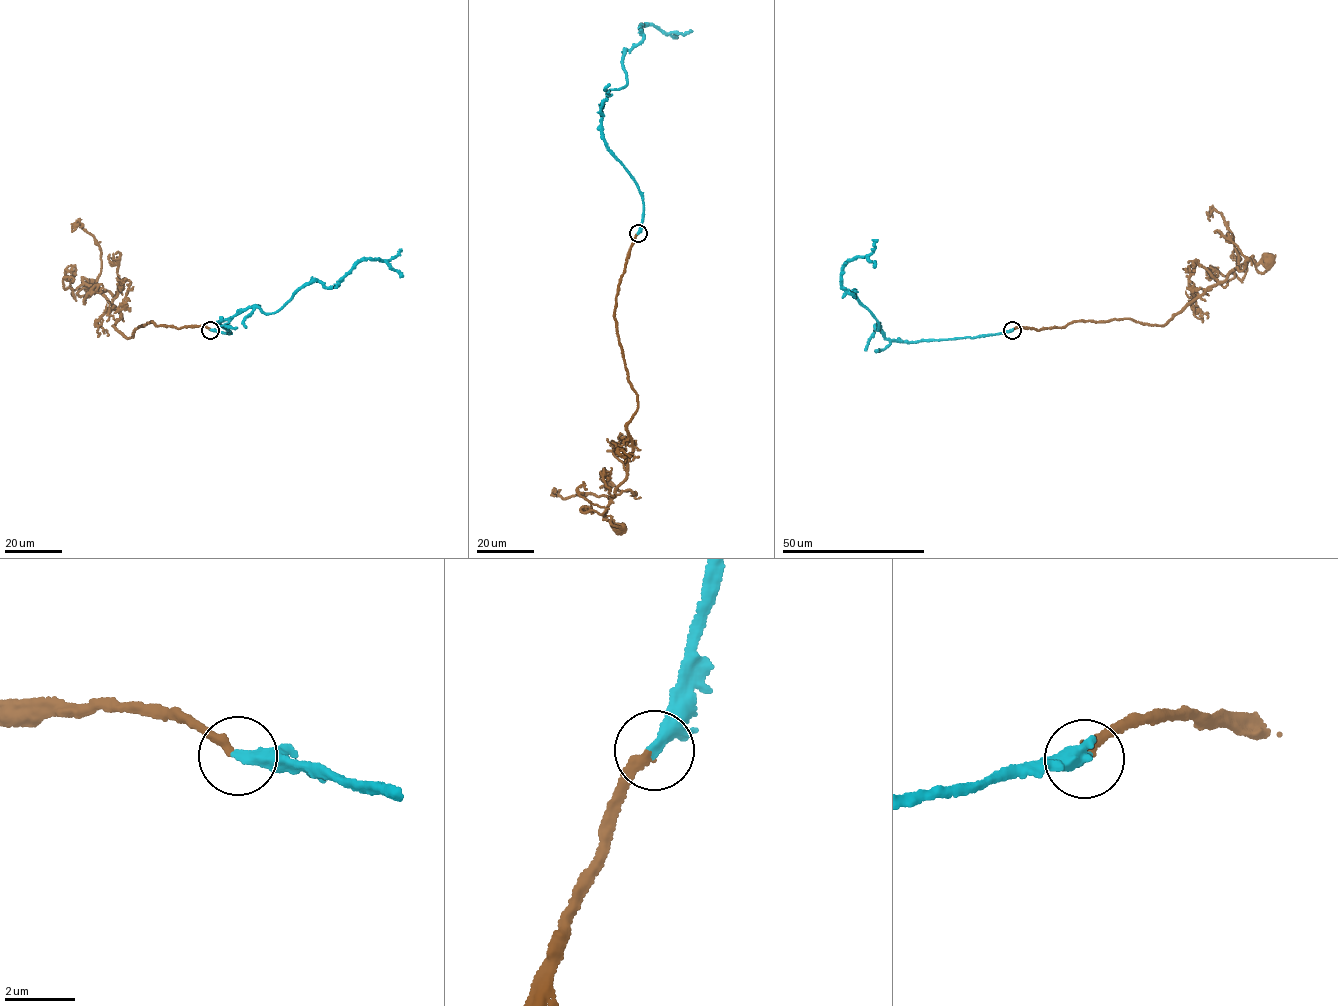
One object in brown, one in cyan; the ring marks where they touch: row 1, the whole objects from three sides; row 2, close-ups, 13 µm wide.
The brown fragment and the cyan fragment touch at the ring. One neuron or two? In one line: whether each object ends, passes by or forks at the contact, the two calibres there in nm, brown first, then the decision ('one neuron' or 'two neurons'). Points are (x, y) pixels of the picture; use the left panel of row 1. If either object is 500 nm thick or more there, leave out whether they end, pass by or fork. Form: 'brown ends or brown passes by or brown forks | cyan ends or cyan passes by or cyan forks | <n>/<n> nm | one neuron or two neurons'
brown ends | cyan ends | 260/400 nm | one neuron

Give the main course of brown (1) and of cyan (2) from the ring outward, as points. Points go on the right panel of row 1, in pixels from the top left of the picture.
1: (1012, 331), (1111, 319), (1164, 326), (1249, 259), (1253, 257), (1258, 264), (1268, 261)
2: (1012, 331), (909, 342), (885, 338), (855, 291), (848, 293), (841, 282), (848, 260), (872, 253), (872, 239)

